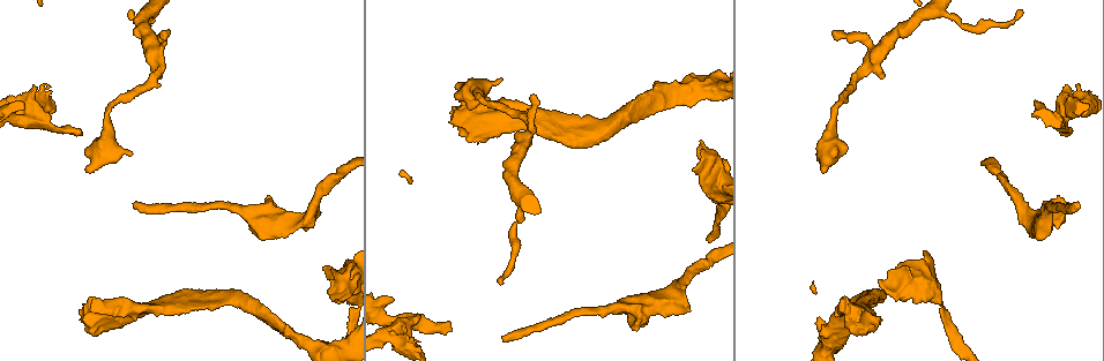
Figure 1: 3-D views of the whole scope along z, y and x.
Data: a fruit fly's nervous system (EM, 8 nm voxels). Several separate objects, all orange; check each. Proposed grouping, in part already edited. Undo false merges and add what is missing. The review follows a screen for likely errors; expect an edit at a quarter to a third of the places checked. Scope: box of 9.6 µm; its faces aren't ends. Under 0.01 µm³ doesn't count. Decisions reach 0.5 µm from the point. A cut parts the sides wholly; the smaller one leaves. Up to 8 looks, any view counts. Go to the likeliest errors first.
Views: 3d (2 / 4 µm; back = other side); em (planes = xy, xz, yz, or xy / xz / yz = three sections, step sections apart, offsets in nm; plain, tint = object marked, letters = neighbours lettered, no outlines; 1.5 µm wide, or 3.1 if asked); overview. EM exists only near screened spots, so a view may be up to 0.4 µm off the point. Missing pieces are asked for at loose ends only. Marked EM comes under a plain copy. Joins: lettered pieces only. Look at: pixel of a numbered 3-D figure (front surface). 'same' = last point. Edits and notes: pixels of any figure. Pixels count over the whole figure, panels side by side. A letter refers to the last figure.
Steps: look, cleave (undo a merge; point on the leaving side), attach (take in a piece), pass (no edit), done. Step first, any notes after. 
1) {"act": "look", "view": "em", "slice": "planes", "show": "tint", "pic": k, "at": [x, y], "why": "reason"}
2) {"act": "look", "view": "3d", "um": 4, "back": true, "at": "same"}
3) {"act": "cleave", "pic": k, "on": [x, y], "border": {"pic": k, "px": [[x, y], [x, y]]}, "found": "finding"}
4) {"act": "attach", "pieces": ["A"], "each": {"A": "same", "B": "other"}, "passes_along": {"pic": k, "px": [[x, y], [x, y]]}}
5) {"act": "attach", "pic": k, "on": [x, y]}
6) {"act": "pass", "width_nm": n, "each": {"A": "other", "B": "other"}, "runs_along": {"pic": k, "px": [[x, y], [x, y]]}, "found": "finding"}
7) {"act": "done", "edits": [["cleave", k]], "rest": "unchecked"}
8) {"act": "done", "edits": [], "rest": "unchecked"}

{"act": "look", "view": "em", "slice": "planes", "show": "letters", "pic": 1, "at": [1069, 135], "why": "free end"}

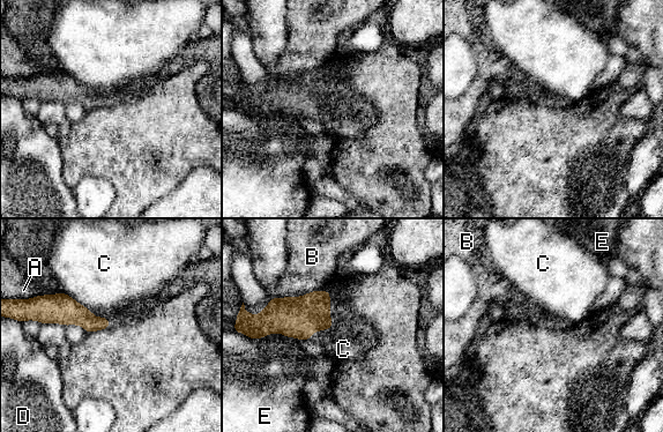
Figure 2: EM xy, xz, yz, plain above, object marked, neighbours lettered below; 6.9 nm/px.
{"act": "pass", "longest_contact_nm": ["D", 200], "each": {"A": "other", "B": "other", "C": "other", "D": "other", "E": "other"}, "runs_along": {"pic": 2, "px": [[21, 317], [72, 312], [105, 324]]}, "found": "no lettered piece goes on from it"}

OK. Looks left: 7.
{"act": "look", "view": "3d", "um": 2, "pic": 1, "at": [505, 338], "why": "branch stops here"}

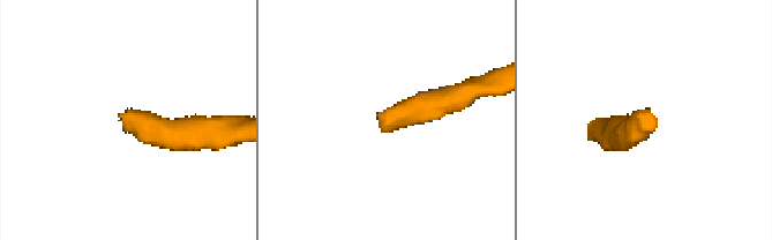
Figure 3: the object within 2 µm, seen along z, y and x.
{"act": "look", "view": "em", "slice": "planes", "show": "letters", "pic": 3, "at": [124, 121]}

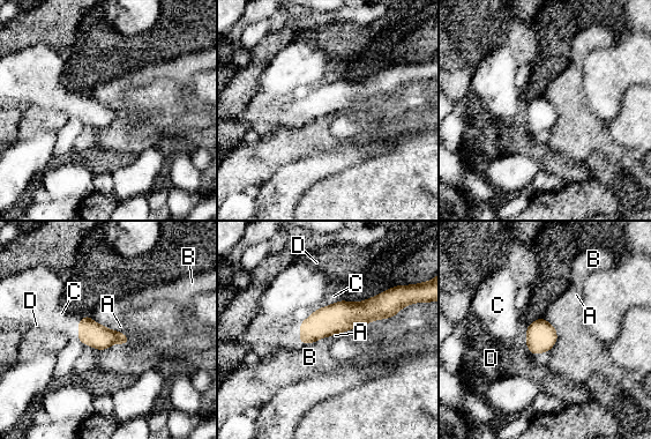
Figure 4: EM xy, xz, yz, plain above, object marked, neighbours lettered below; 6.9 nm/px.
{"act": "pass", "width_nm": 170, "longest_contact_nm": ["A", 160], "each": {"A": "other", "B": "other", "C": "other", "D": "other"}, "found": "none of them fits"}

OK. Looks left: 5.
{"act": "look", "view": "em", "slice": "xz", "step": 4, "show": "tint", "pic": 1, "at": [684, 312]}

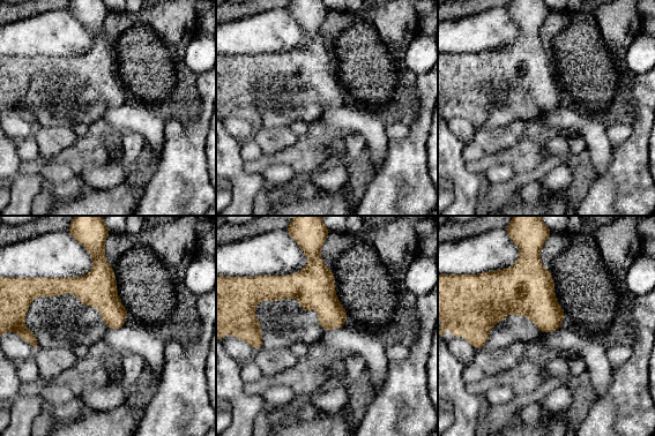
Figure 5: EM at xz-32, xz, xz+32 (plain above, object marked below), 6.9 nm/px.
{"act": "look", "view": "em", "slice": "planes", "show": "letters", "at": "same"}

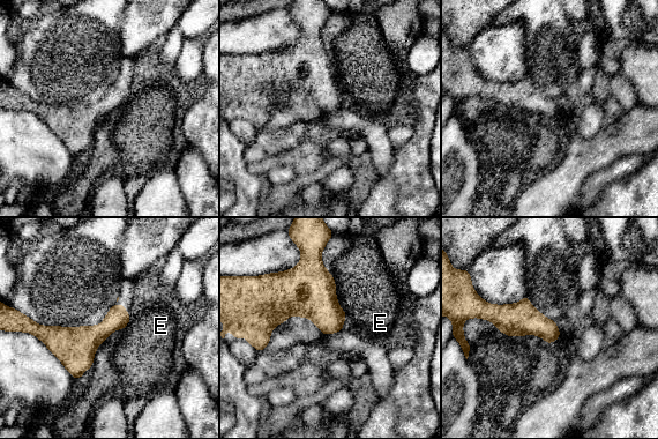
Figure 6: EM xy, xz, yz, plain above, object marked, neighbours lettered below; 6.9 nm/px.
{"act": "pass", "each": {"E": "other"}, "border": {"pic": 6, "px": [[129, 321], [122, 328]]}, "found": "none of them fits"}

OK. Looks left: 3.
{"act": "done", "edits": [], "rest": "unchecked"}

